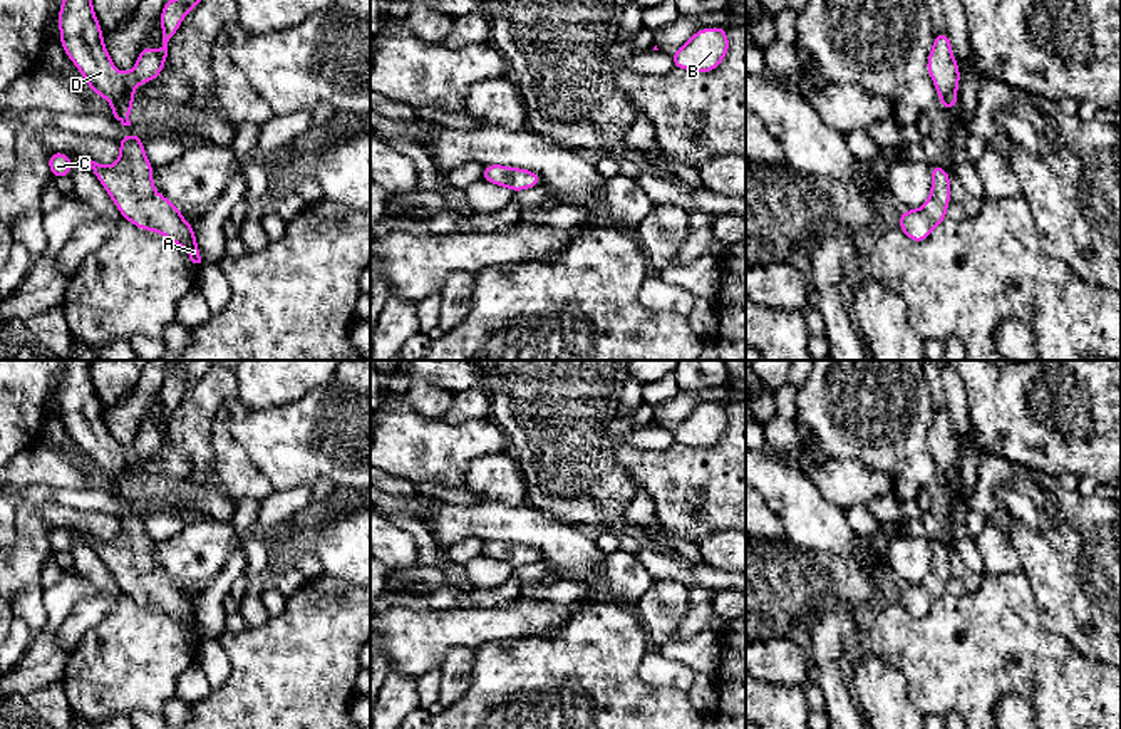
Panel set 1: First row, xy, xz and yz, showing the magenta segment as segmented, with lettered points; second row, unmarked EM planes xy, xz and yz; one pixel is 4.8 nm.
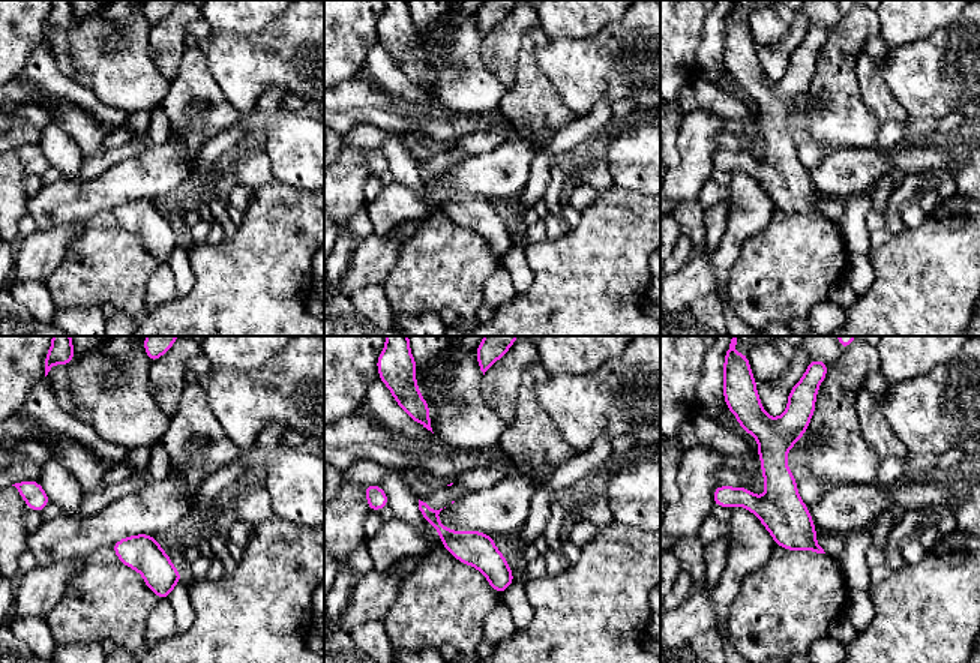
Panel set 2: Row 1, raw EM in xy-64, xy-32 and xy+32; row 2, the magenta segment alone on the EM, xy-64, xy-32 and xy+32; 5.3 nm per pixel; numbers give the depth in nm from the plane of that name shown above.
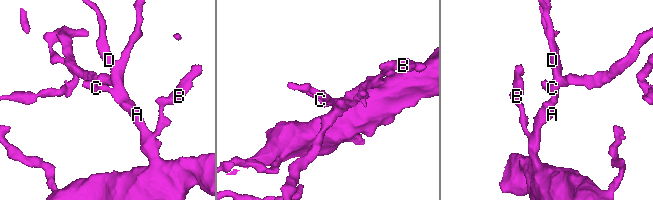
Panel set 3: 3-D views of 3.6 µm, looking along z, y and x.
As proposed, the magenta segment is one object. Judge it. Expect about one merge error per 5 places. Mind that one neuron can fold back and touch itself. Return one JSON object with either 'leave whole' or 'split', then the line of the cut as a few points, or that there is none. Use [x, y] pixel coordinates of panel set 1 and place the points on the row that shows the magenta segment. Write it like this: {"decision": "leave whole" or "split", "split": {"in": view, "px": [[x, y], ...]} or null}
{"decision": "leave whole", "split": null}

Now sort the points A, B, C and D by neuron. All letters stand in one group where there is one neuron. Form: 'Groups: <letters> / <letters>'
Groups: A B C D

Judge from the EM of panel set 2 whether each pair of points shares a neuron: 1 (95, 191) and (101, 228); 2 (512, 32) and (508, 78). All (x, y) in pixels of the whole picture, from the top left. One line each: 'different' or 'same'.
1: different
2: same

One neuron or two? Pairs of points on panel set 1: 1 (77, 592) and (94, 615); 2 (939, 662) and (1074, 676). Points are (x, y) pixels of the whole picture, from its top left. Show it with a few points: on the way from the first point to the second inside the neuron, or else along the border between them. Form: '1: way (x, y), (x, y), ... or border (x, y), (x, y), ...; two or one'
1: border (72, 567), (94, 594), (74, 607), (59, 630); two
2: way (972, 662), (992, 662), (1004, 674), (1041, 669); one

